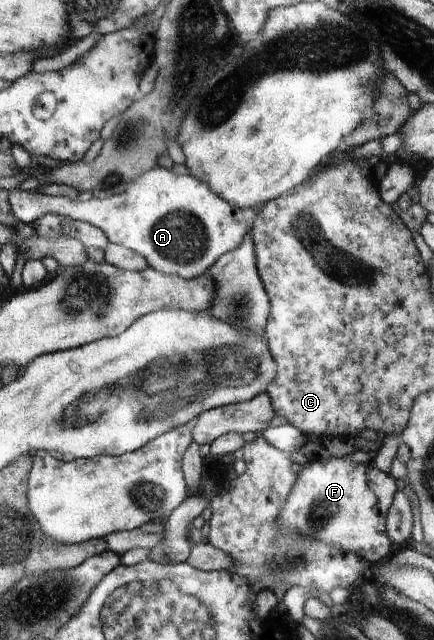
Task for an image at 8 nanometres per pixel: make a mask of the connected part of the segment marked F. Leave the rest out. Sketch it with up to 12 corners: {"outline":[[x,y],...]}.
{"outline":[[307,460],[280,520],[373,568],[395,547],[390,473]]}

